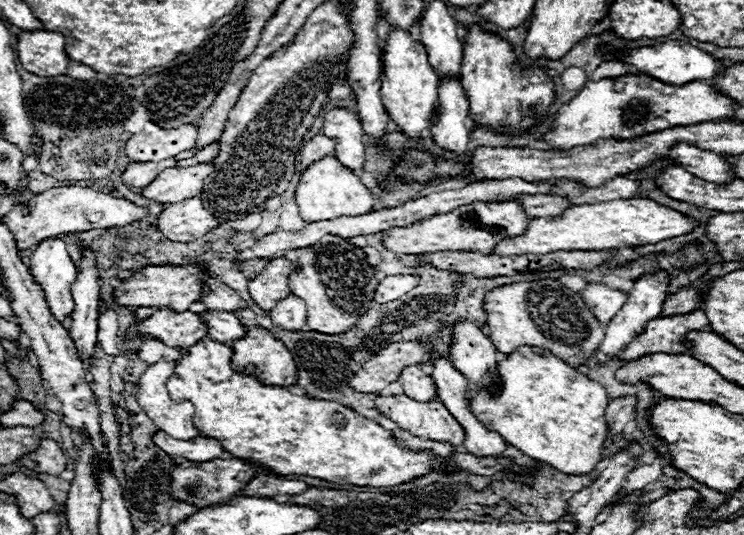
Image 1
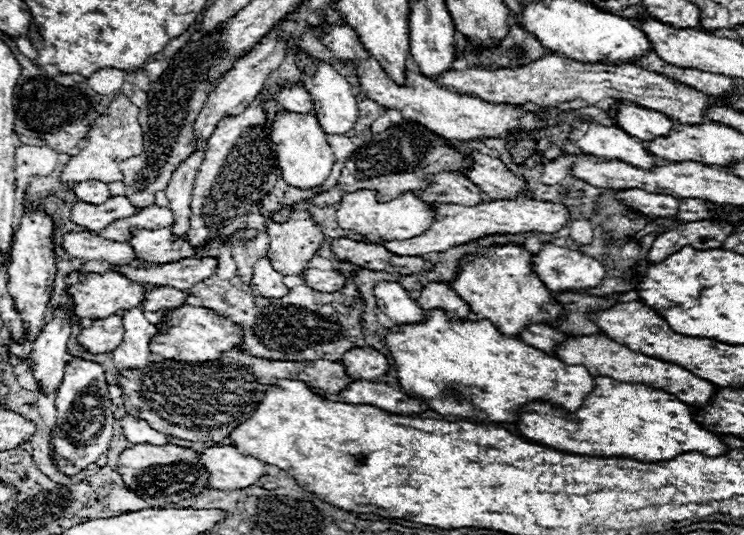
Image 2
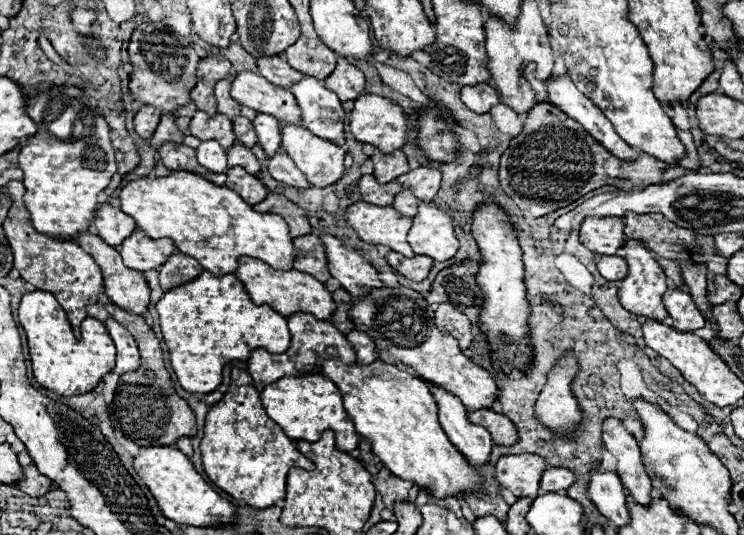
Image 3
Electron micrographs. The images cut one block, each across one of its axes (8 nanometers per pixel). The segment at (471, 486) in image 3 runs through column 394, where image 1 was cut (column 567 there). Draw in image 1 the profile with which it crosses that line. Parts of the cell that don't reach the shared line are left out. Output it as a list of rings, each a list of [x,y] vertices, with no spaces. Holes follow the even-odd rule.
[[[522,346],[514,354],[500,360],[500,388],[496,390],[496,394],[488,392],[486,388],[474,392],[470,408],[492,430],[500,432],[508,444],[516,446],[530,458],[544,462],[558,472],[580,476],[590,474],[602,458],[602,450],[608,440],[608,422],[604,418],[608,402],[608,394],[598,382],[592,382],[590,378],[582,376],[578,370],[570,368],[550,352]]]

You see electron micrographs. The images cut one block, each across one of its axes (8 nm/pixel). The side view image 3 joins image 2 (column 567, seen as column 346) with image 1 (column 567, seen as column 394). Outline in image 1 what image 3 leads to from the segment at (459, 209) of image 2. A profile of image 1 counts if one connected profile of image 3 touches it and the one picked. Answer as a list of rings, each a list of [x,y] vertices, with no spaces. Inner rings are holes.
[[[650,198],[610,200],[598,204],[572,206],[556,218],[536,218],[532,220],[526,234],[498,244],[496,254],[550,254],[560,250],[612,250],[624,246],[656,244],[668,238],[690,234],[696,226],[698,220],[688,218],[686,214],[662,206]]]

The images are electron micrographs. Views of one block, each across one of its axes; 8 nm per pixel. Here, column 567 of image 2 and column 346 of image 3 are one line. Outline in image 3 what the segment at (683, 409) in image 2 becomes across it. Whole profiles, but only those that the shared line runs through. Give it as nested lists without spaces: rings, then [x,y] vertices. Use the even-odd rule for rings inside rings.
[[[284,376],[278,382],[268,384],[262,392],[260,392],[262,404],[266,408],[266,414],[278,422],[284,430],[284,434],[292,440],[308,440],[308,442],[316,442],[316,438],[320,438],[320,434],[324,430],[334,430],[336,432],[336,446],[342,452],[352,452],[358,448],[358,434],[352,426],[352,420],[348,418],[344,406],[342,406],[342,396],[338,392],[338,388],[334,386],[332,380],[324,378],[324,376]]]

